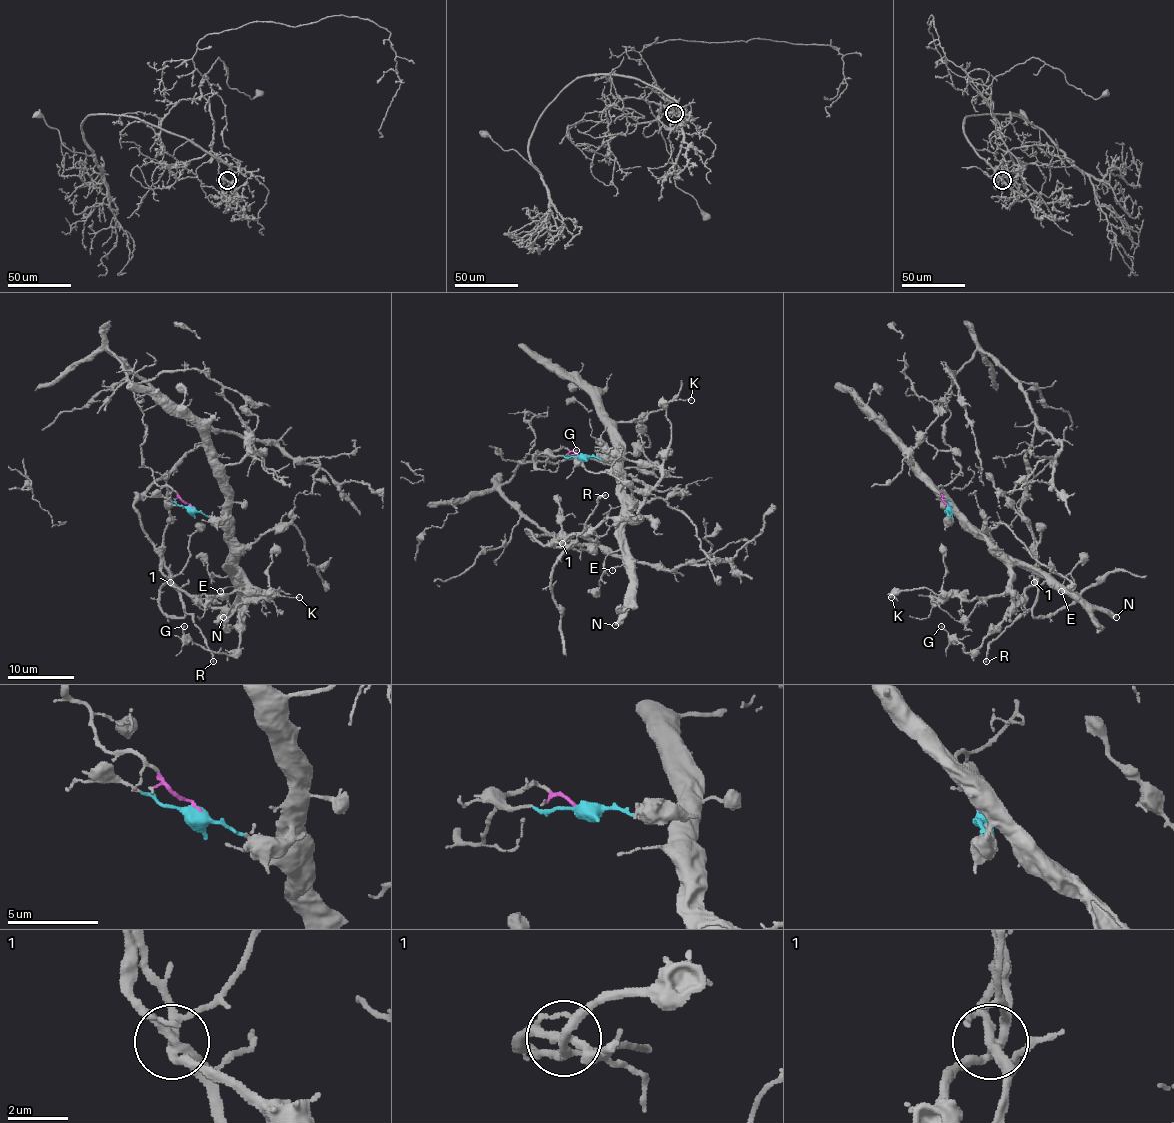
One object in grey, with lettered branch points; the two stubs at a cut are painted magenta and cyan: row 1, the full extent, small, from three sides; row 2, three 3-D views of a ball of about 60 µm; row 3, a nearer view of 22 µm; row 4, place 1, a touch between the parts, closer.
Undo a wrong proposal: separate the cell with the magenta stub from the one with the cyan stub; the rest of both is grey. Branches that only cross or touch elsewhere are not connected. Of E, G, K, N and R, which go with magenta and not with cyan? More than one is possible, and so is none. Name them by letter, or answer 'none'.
R

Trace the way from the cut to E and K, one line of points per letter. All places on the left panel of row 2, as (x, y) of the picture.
E: (191, 506), (206, 516), (225, 516), (225, 537), (230, 549), (233, 584), (220, 591)
K: (191, 506), (225, 516), (231, 561), (248, 594), (268, 599), (278, 588), (275, 593), (298, 598)

